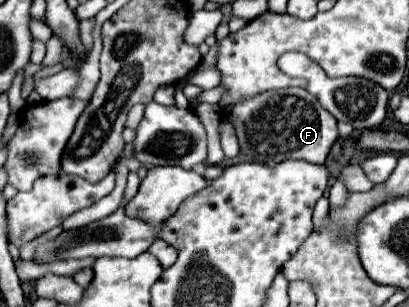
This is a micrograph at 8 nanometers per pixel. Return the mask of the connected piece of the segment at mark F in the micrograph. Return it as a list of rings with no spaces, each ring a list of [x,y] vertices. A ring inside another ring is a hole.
[[[282,88],[274,92],[262,92],[254,98],[242,100],[232,108],[236,122],[236,136],[240,150],[256,162],[278,164],[284,160],[306,160],[312,164],[324,164],[332,144],[338,138],[336,120],[328,114],[318,100],[304,88]]]

